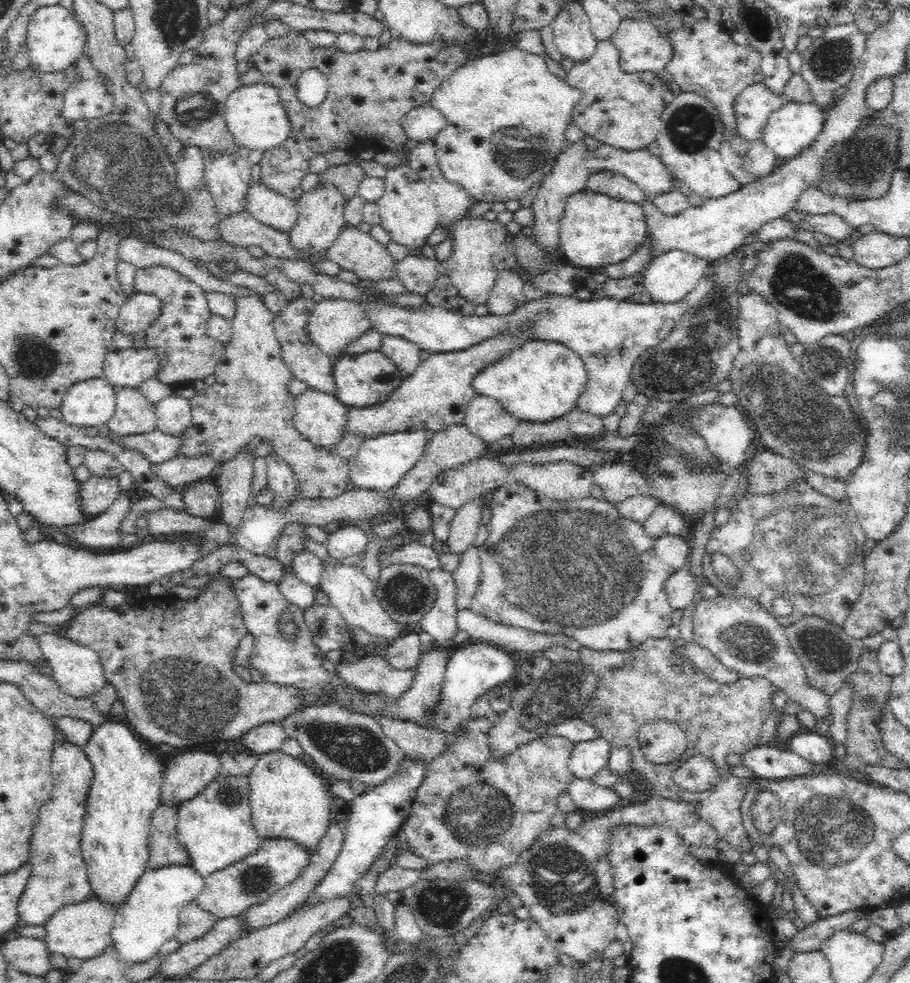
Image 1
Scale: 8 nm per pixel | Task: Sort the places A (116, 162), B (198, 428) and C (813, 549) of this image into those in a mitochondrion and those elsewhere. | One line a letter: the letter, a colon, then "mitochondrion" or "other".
A: mitochondrion
B: other
C: mitochondrion

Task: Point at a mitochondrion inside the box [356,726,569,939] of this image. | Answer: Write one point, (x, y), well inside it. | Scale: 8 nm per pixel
(482, 814)

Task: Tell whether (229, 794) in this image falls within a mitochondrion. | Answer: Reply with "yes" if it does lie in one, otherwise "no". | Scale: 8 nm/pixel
yes

